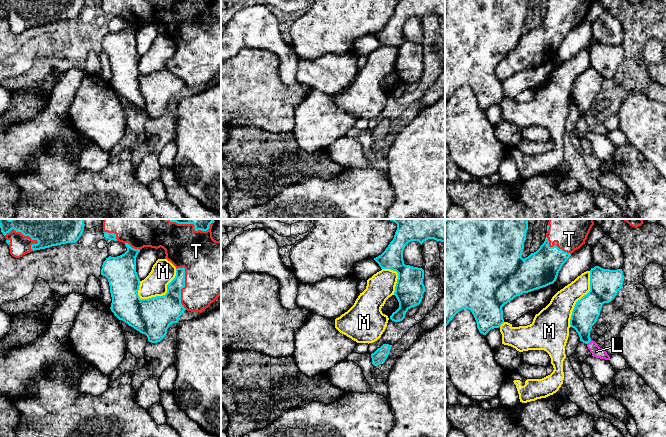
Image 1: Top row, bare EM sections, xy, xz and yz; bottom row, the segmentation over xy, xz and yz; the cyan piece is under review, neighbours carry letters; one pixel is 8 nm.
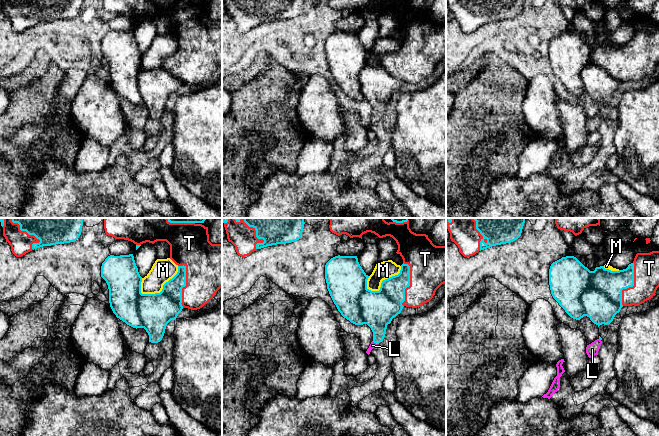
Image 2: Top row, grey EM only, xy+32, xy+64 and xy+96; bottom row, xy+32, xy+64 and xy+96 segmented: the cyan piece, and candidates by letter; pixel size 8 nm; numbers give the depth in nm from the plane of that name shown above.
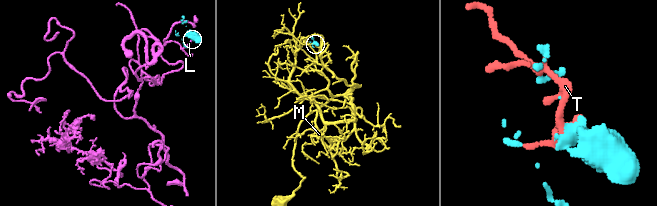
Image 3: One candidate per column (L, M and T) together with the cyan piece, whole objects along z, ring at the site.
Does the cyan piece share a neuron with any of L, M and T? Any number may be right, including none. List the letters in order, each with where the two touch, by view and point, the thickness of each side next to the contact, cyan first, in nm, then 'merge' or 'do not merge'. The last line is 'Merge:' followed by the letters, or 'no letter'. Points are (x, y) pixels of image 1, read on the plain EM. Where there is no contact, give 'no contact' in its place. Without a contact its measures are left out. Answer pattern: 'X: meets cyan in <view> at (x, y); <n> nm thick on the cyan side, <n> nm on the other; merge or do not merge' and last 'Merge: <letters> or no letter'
L: meets cyan in yz at (589, 117); 220 nm thick on the cyan side, 90 nm on the other; merge
M: meets cyan in xy at (165, 70); 300 nm thick on the cyan side, 190 nm on the other; do not merge
T: meets cyan in xy at (182, 63); 240 nm thick on the cyan side, 400 nm on the other; merge
Merge: L, T

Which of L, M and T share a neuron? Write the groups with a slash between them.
L T / M

